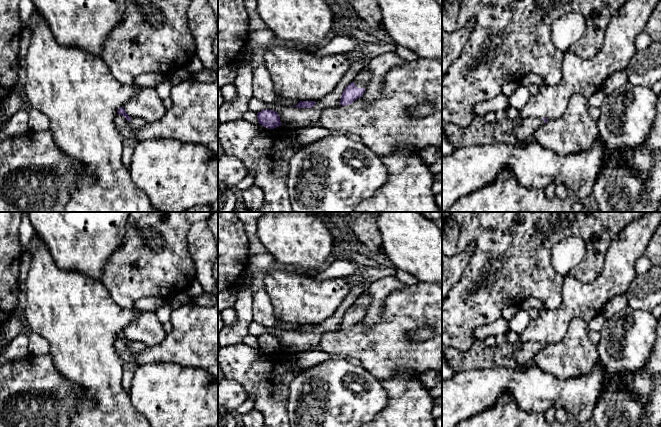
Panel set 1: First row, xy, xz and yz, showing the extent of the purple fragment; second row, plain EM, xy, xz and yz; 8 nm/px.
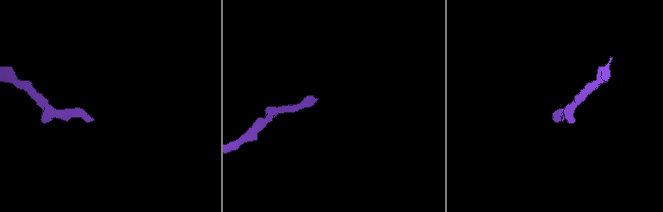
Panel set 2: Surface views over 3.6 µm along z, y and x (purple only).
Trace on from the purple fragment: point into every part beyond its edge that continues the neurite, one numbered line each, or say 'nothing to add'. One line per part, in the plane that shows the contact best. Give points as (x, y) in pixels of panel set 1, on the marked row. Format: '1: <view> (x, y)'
1: xz (362, 78)

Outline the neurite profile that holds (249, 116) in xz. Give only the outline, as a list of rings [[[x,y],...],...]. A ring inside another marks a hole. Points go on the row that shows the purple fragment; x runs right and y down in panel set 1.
[[[248,110],[247,112],[244,113],[244,115],[242,116],[242,119],[246,120],[252,124],[258,123],[257,113],[252,112],[250,110]]]

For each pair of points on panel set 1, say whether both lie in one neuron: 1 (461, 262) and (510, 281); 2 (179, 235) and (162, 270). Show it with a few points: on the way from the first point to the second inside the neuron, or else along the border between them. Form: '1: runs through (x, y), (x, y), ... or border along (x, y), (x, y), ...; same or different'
1: border along (473, 244), (474, 251), (461, 277), (454, 284); different
2: runs through (170, 244), (162, 253), (162, 261); same

